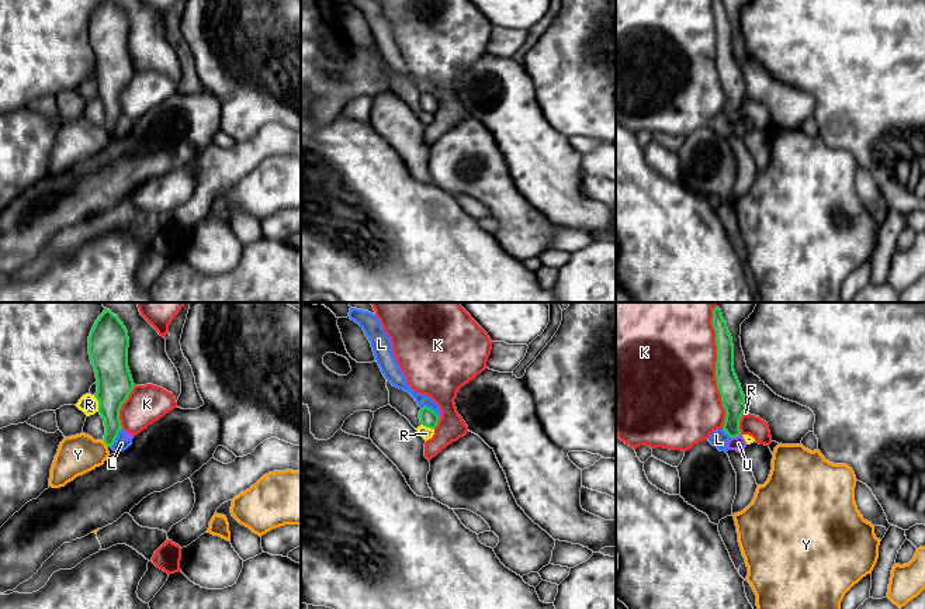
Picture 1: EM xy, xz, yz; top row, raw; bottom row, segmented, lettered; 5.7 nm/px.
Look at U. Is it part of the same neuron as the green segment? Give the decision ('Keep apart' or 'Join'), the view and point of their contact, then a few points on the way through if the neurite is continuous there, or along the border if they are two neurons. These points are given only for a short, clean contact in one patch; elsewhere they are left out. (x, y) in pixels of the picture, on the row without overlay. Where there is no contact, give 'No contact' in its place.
Keep apart. Touches green at yz (735, 121). Boundary: yz (740, 118), (731, 123)

